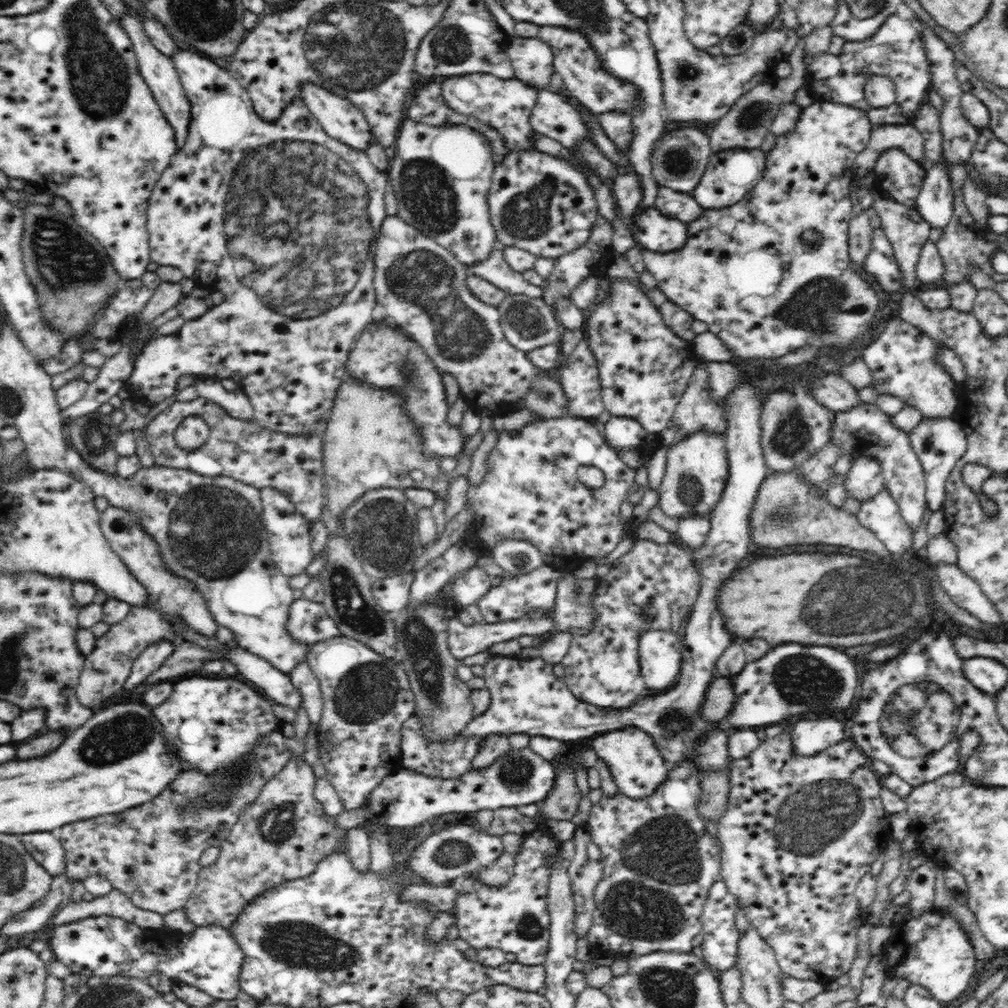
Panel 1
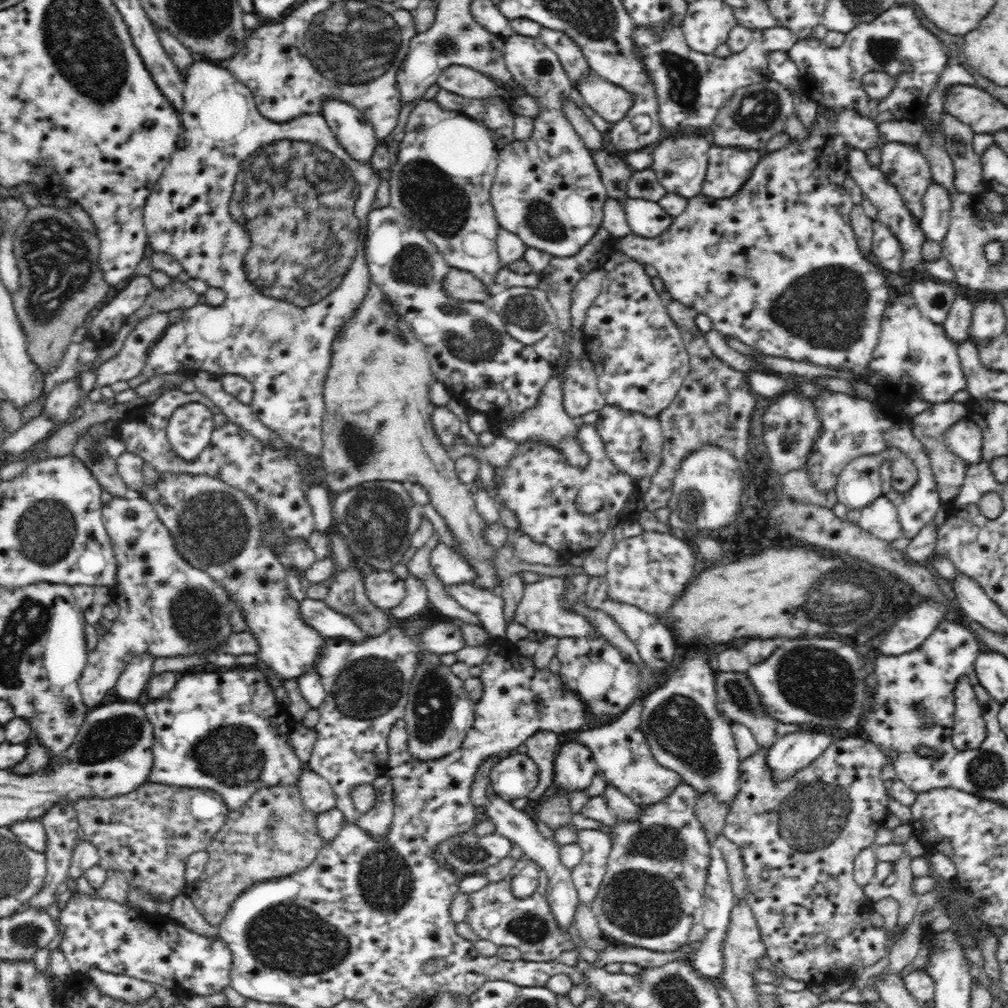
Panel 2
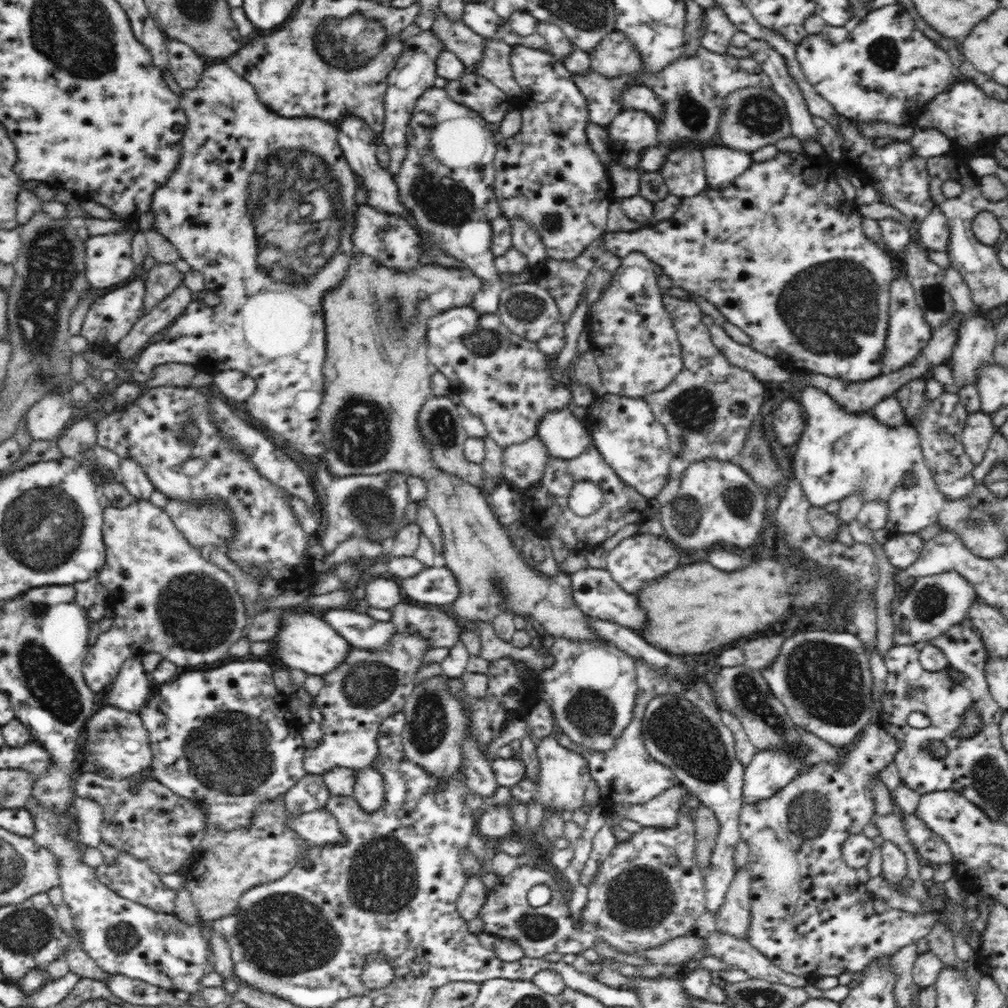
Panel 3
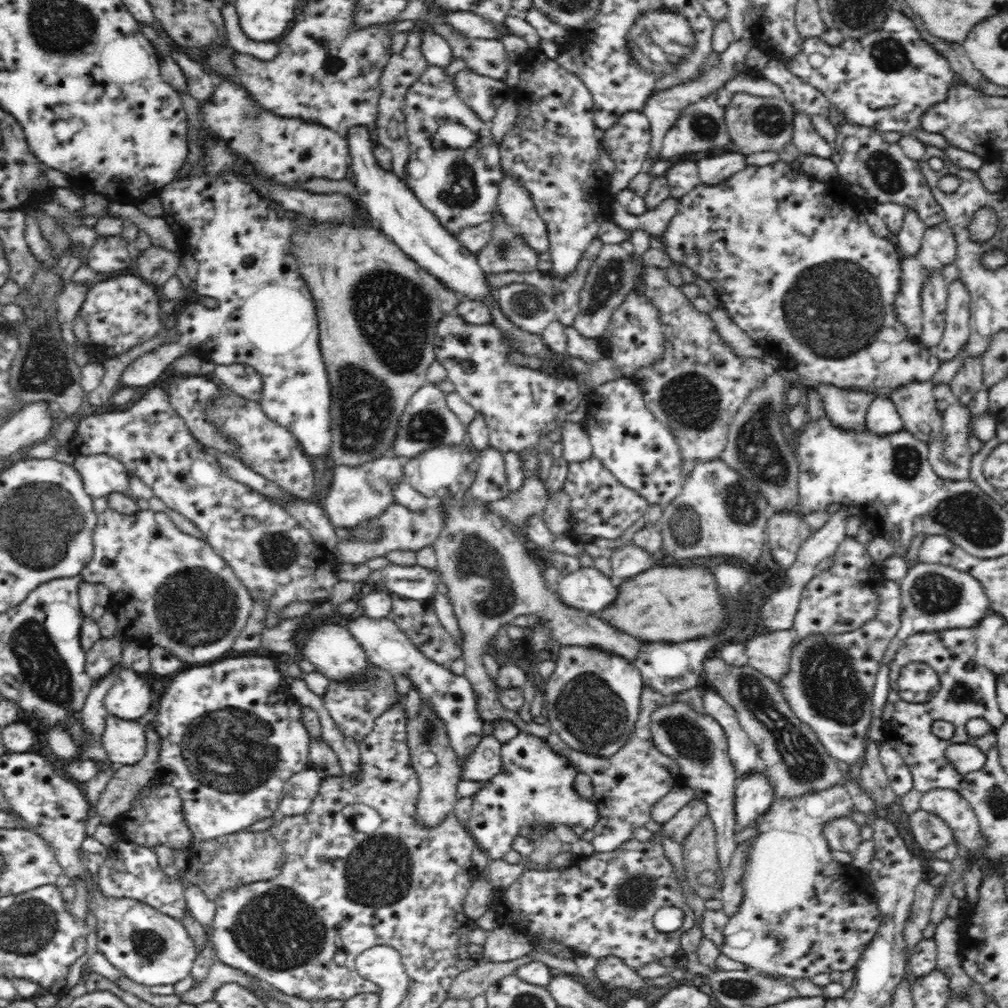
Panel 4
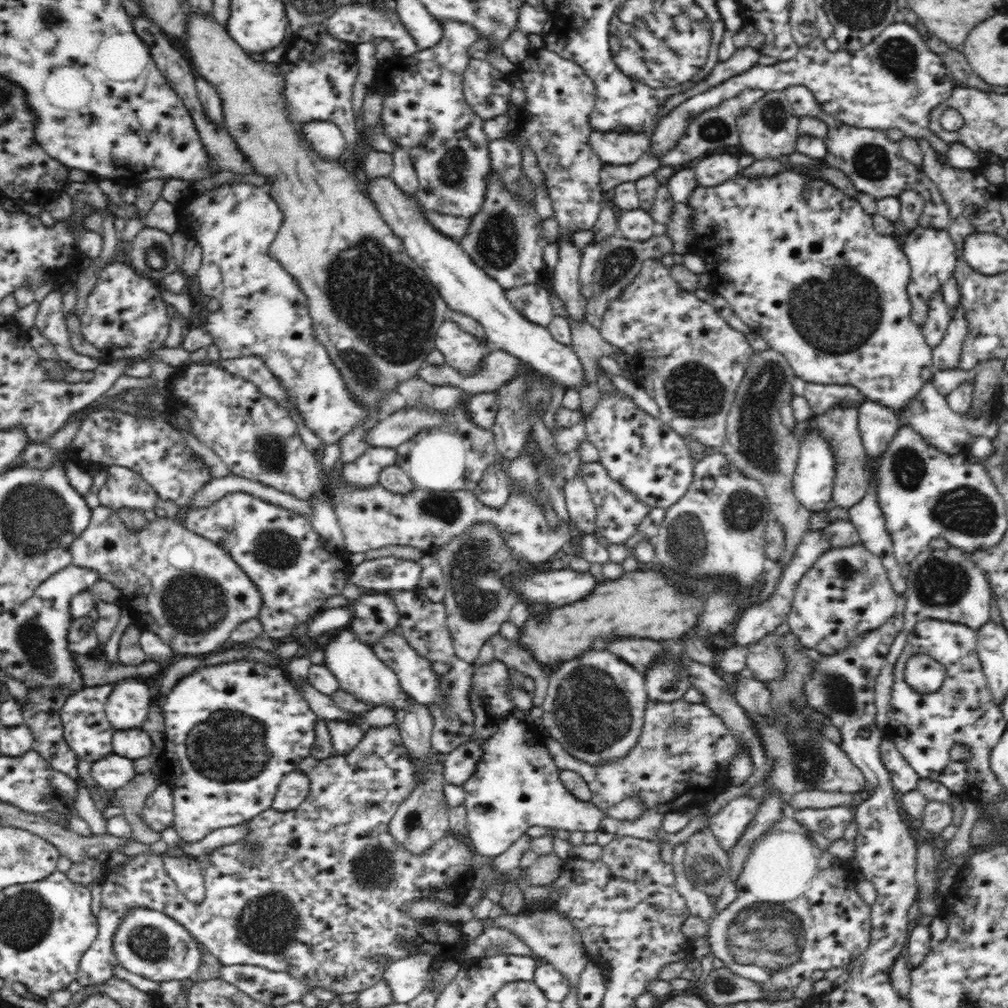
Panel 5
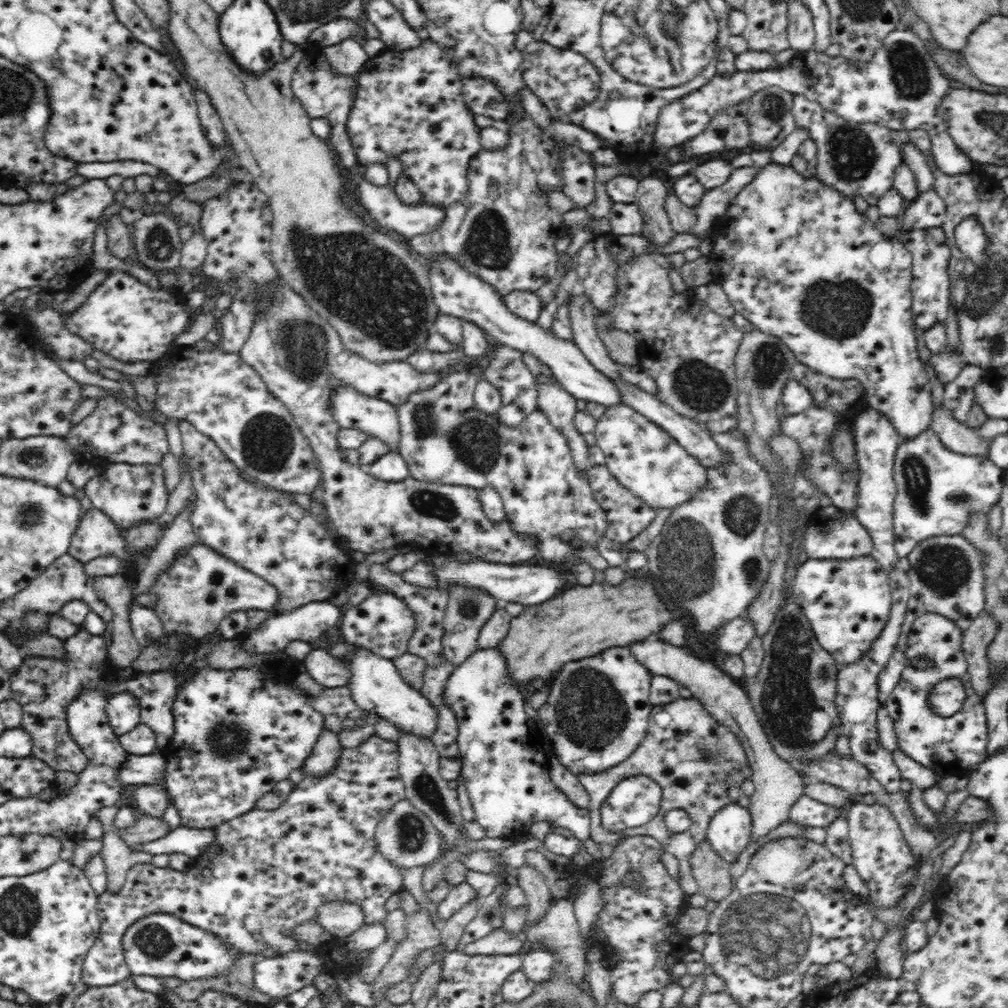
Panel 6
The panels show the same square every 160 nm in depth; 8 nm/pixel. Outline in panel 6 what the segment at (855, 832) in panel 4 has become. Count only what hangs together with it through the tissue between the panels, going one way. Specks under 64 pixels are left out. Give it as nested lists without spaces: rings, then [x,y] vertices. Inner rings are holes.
[[[802,794],[791,806],[789,821],[801,826],[826,828],[839,817],[838,809]]]

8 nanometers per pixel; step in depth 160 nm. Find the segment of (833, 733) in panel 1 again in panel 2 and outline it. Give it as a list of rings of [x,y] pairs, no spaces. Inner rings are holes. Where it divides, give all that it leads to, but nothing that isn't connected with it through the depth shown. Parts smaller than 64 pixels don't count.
[[[802,729],[777,737],[776,742],[766,751],[766,766],[772,773],[772,779],[782,782],[792,778],[798,771],[811,765],[830,744],[832,736],[820,731]]]

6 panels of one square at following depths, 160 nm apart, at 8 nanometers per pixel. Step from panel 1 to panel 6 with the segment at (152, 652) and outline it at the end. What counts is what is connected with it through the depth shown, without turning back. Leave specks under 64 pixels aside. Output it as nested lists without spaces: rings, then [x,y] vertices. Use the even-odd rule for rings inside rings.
[[[120,692],[114,694],[112,698],[107,698],[105,711],[108,715],[108,723],[118,736],[130,732],[141,723],[138,702],[129,692]]]

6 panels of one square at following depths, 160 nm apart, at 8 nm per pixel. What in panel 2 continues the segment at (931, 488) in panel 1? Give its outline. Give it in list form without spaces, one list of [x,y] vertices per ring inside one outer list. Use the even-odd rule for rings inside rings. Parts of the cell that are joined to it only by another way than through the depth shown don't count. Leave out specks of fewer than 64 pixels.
[[[964,419],[946,433],[946,440],[954,455],[967,464],[982,461],[982,431],[974,421]]]

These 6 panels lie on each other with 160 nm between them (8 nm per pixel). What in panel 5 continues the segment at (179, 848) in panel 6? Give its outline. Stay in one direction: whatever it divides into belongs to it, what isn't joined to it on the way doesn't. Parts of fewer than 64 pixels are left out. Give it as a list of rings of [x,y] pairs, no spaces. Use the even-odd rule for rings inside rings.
[[[246,825],[227,826],[226,828],[217,828],[214,832],[210,832],[208,836],[204,836],[202,840],[198,842],[183,842],[180,838],[180,844],[178,848],[182,849],[184,853],[192,858],[199,857],[206,851],[212,851],[222,846],[230,845],[234,842],[238,842],[240,838],[244,838],[248,832]]]

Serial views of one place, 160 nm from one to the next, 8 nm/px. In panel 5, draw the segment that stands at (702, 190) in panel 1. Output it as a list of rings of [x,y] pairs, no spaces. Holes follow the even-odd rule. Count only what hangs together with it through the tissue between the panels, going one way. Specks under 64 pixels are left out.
[[[728,154],[705,157],[696,164],[696,178],[700,186],[718,186],[741,170],[738,159]]]

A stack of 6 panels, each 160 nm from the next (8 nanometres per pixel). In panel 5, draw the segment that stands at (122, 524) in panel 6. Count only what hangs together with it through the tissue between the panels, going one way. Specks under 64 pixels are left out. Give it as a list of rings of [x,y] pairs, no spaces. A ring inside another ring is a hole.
[[[107,466],[108,480],[100,488],[101,505],[118,509],[152,510],[161,505],[154,488],[142,479],[141,474],[124,466]]]

